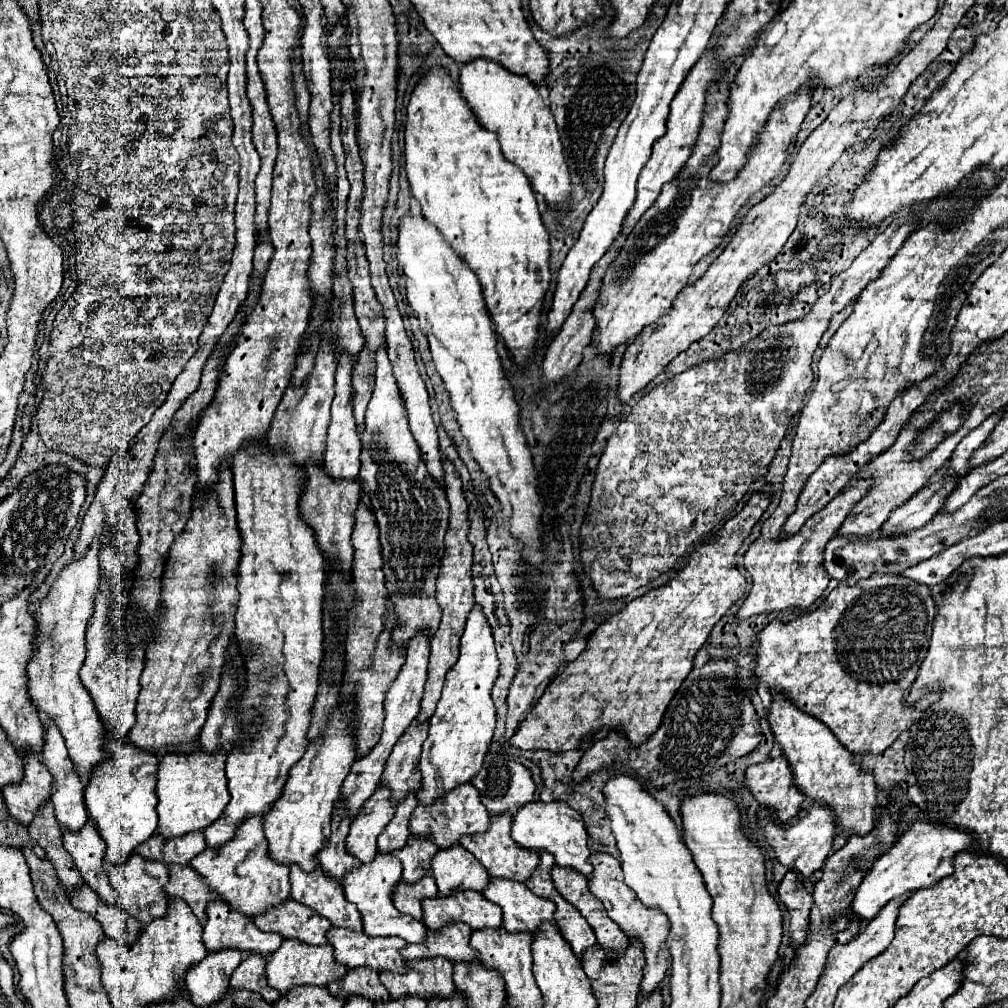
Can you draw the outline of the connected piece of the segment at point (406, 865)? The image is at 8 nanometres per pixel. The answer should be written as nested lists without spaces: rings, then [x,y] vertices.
[[[410,834],[406,846],[394,850],[392,854],[402,862],[402,880],[412,884],[430,874],[430,862],[436,852],[438,846],[430,838],[416,838],[414,834]]]

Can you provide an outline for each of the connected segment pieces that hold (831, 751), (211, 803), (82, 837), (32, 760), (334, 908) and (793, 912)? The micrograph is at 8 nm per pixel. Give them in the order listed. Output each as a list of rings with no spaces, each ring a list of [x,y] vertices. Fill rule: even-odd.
[[[774,694],[768,722],[776,742],[782,746],[782,752],[790,762],[800,792],[810,800],[822,800],[832,806],[840,830],[850,830],[862,836],[868,834],[874,828],[876,784],[872,774],[860,768],[858,758],[852,756],[818,718],[792,706],[784,694]]]
[[[196,748],[192,750],[192,754],[164,754],[158,766],[156,784],[160,816],[158,834],[162,834],[164,838],[182,836],[192,830],[204,830],[220,818],[226,804],[230,802],[224,762],[224,750],[216,750],[216,754],[204,754],[200,748]]]
[[[86,822],[80,830],[62,830],[64,848],[74,858],[84,882],[108,904],[118,904],[116,890],[108,882],[104,864],[104,840],[96,834],[94,822]]]
[[[24,754],[22,760],[24,760],[24,778],[22,778],[22,782],[18,782],[16,786],[4,786],[2,794],[4,794],[6,806],[12,814],[12,818],[16,818],[20,824],[30,824],[36,810],[50,798],[52,776],[50,776],[48,768],[38,760],[38,754]]]
[[[290,866],[290,886],[290,894],[296,902],[314,908],[334,926],[362,932],[360,912],[344,898],[342,884],[338,880],[330,880],[330,876],[326,876],[320,866],[312,872]]]
[[[786,872],[784,880],[778,888],[780,900],[788,908],[790,914],[790,932],[792,940],[796,944],[804,944],[808,934],[808,922],[810,922],[810,908],[812,908],[812,894],[806,890],[802,880],[796,876],[796,872]]]

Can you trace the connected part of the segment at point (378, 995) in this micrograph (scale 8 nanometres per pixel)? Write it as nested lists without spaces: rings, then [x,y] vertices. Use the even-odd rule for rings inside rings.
[[[362,966],[348,970],[346,976],[340,982],[332,982],[332,986],[328,986],[328,990],[332,996],[338,996],[338,998],[346,998],[350,994],[360,994],[374,1002],[390,998],[388,990],[382,986],[382,982],[378,978],[378,972],[362,968]]]

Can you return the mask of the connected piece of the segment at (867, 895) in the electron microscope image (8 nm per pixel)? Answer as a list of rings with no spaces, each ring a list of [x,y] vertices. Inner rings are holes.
[[[914,822],[900,840],[876,860],[874,868],[868,872],[868,876],[862,880],[856,898],[852,902],[852,912],[860,920],[872,920],[880,908],[890,902],[896,896],[902,896],[906,892],[914,892],[920,888],[934,886],[938,880],[950,876],[954,872],[954,856],[968,848],[972,842],[972,836],[964,830],[950,828],[950,826],[934,826],[928,822]]]

